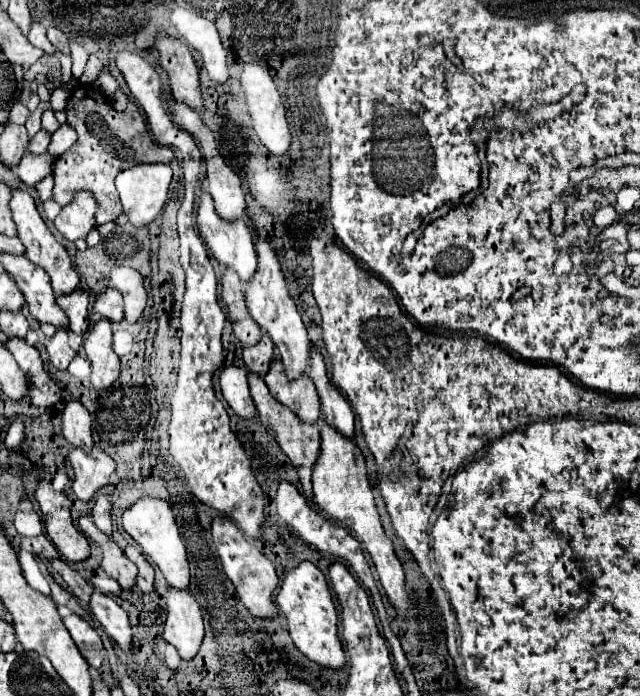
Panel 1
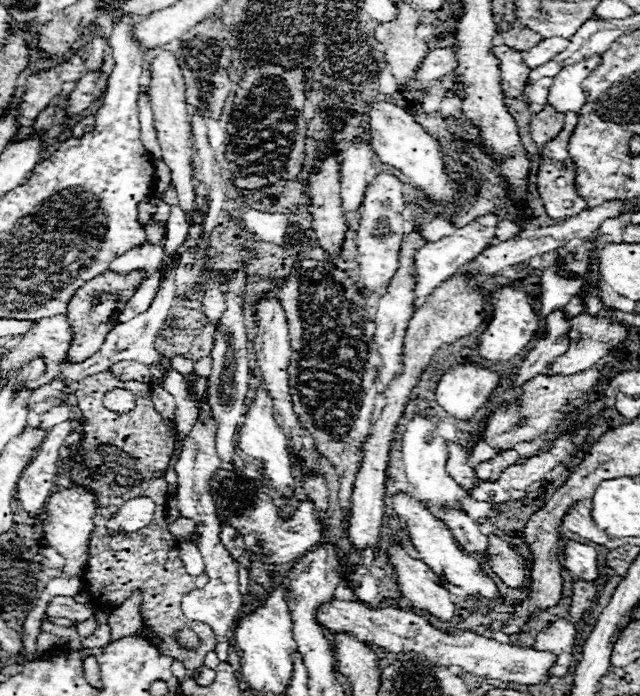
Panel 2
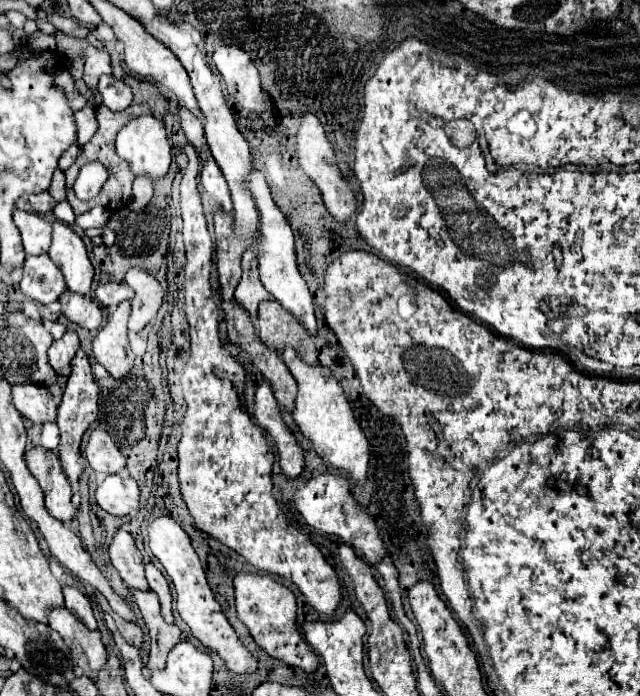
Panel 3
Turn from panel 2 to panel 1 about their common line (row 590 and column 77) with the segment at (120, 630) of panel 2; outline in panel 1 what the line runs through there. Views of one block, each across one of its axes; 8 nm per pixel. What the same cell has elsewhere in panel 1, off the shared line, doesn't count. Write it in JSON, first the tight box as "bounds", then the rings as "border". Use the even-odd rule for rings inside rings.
{"bounds":[48,124,78,156],"border":[[[62,124],[62,126],[52,134],[52,142],[50,142],[50,146],[48,146],[48,152],[50,152],[52,156],[60,156],[60,154],[64,154],[76,140],[78,140],[76,130],[74,130],[70,124]]]}

